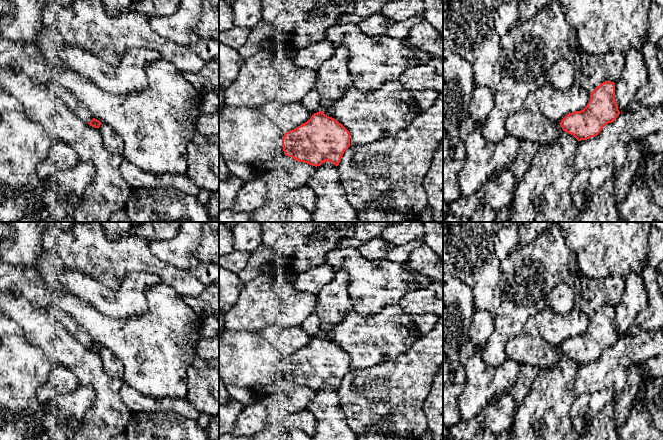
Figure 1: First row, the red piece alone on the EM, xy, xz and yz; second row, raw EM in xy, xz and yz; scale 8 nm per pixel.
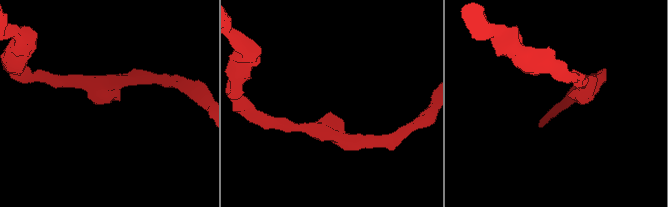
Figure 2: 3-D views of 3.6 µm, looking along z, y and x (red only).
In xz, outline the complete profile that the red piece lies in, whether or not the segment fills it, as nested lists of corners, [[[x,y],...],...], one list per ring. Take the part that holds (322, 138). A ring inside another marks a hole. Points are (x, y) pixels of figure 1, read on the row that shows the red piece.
[[[322,111],[286,132],[282,138],[284,154],[312,166],[329,161],[338,166],[350,146],[349,131]]]

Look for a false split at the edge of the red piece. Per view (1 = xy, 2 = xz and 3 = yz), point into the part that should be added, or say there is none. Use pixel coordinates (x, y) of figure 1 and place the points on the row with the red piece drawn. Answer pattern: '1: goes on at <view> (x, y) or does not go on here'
1: does not go on here
2: does not go on here
3: does not go on here

